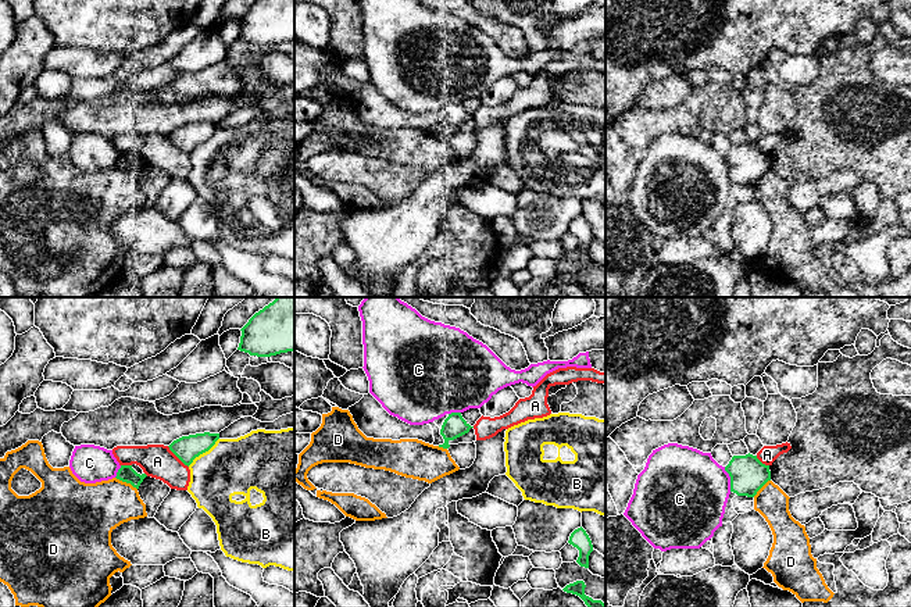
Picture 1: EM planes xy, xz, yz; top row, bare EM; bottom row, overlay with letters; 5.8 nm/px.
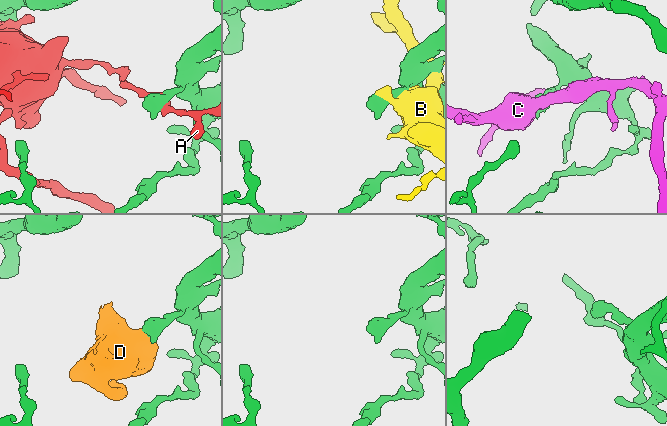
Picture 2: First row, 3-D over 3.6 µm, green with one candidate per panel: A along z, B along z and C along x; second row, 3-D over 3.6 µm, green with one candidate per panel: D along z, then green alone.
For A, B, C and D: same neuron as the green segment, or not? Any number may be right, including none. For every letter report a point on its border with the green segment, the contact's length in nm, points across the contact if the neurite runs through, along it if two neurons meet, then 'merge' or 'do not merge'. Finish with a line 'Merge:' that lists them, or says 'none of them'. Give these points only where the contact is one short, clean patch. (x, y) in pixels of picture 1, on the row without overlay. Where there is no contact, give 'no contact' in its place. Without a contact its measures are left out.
A: contact xy (178, 146); length 180 nm; do not merge
B: contact xy (203, 140); length 240 nm; do not merge
C: contact yz (731, 168); length 150 nm; do not merge
D: contact xy (127, 171); length 150 nm; do not merge
Merge: none of them

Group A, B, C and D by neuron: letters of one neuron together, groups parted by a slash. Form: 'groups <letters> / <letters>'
groups A / B / C / D

